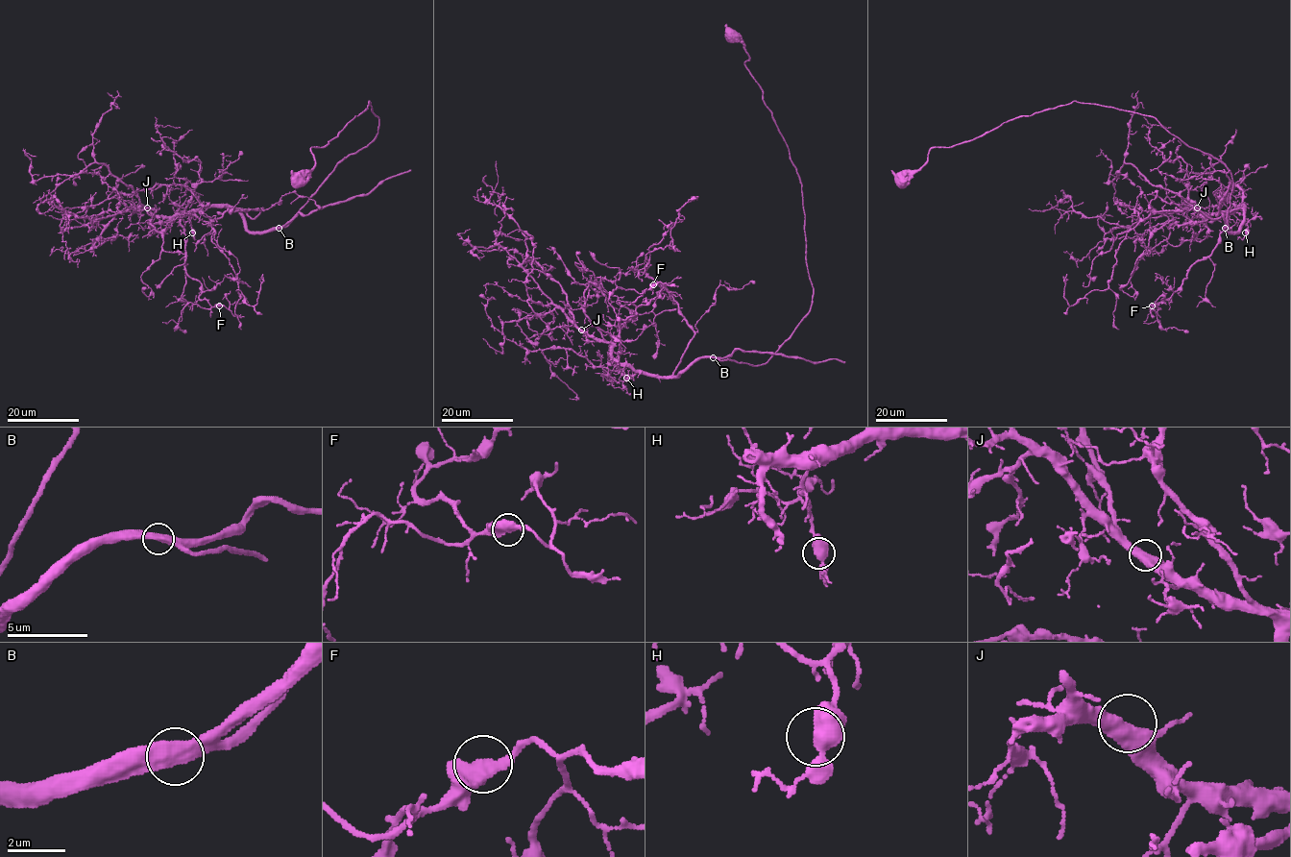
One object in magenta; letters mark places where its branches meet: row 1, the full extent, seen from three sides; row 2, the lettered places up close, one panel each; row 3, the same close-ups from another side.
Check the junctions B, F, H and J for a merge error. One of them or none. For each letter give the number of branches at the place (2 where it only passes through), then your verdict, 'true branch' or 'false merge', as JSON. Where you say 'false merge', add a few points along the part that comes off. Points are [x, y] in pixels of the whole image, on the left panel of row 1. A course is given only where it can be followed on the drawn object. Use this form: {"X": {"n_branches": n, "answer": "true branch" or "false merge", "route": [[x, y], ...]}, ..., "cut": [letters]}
{"B": {"n_branches": 2, "answer": "true branch"}, "F": {"n_branches": 2, "answer": "true branch"}, "H": {"n_branches": 2, "answer": "true branch"}, "J": {"n_branches": 2, "answer": "true branch"}, "cut": []}

